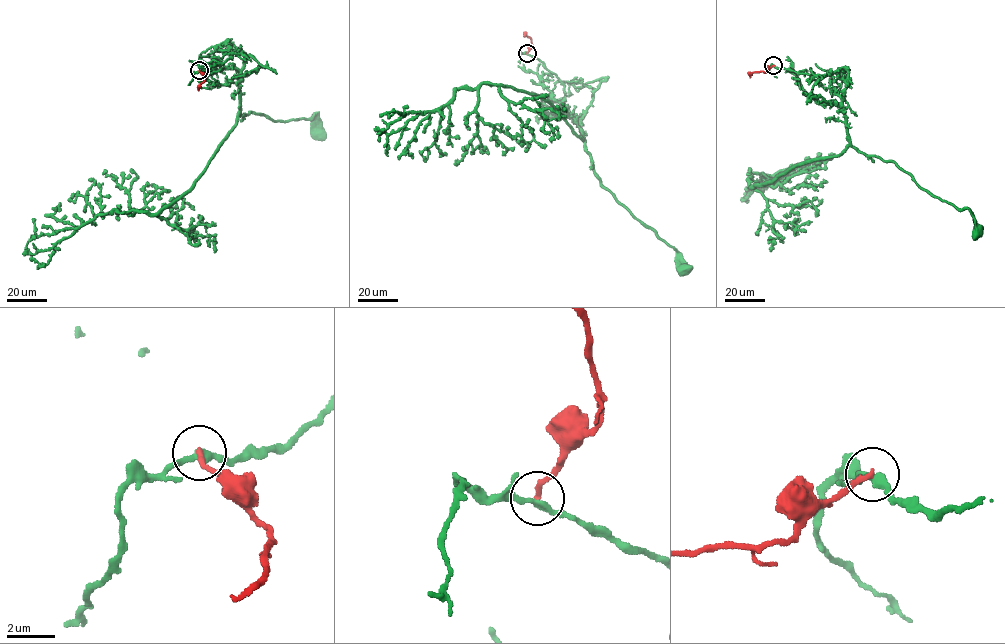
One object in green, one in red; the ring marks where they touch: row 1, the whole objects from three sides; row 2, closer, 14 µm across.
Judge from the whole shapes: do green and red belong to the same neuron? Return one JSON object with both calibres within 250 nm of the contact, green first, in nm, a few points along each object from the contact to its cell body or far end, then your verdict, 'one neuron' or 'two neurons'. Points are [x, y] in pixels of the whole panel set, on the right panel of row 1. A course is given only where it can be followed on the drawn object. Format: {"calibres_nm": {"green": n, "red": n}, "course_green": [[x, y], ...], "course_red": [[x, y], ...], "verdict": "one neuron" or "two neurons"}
{"calibres_nm": {"green": 240, "red": 240}, "course_green": [[773, 66], [814, 76], [845, 69], [849, 143], [893, 161], [932, 195], [968, 208], [977, 230]], "course_red": [[773, 65], [766, 71], [754, 72], [750, 77]], "verdict": "two neurons"}

